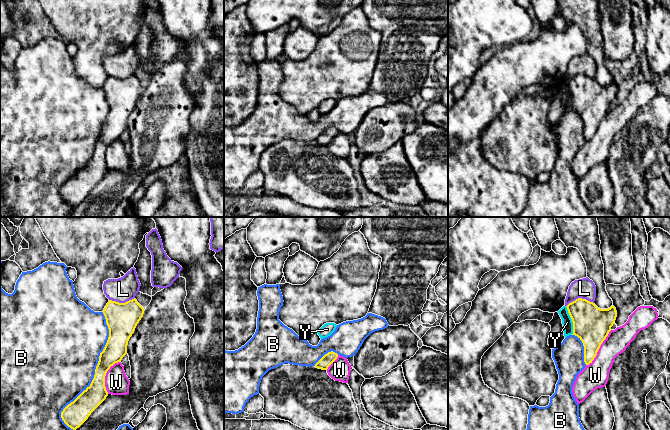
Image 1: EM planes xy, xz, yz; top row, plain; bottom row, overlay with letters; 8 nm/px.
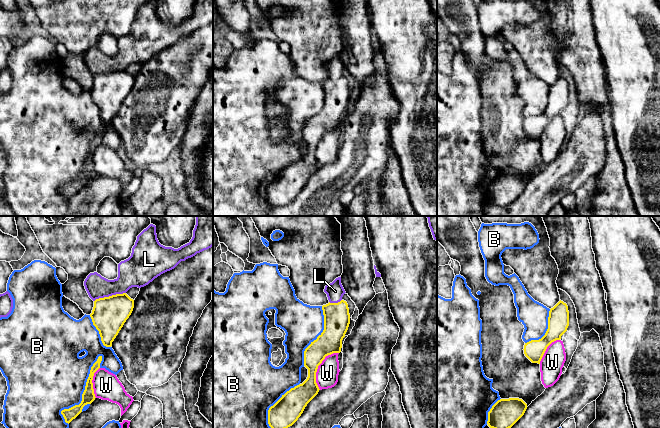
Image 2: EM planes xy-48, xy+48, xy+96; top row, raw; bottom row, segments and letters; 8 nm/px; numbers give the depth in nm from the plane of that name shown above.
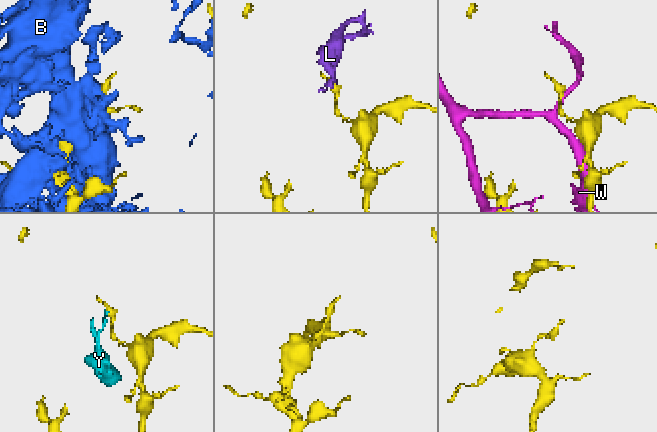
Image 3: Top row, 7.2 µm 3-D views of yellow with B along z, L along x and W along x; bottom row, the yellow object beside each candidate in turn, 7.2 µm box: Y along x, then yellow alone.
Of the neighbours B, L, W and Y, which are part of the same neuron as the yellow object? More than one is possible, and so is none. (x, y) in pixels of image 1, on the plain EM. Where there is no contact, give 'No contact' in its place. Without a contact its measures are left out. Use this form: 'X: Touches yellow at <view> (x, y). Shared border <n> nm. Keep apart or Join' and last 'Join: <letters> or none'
B: Touches yellow at xy (95, 149). Shared border 1000 nm. Keep apart
L: Touches yellow at yz (579, 74). Shared border 220 nm. Keep apart
W: Touches yellow at yz (599, 123). Shared border 360 nm. Keep apart
Y: Touches yellow at yz (572, 96). Shared border 240 nm. Keep apart
Join: none

